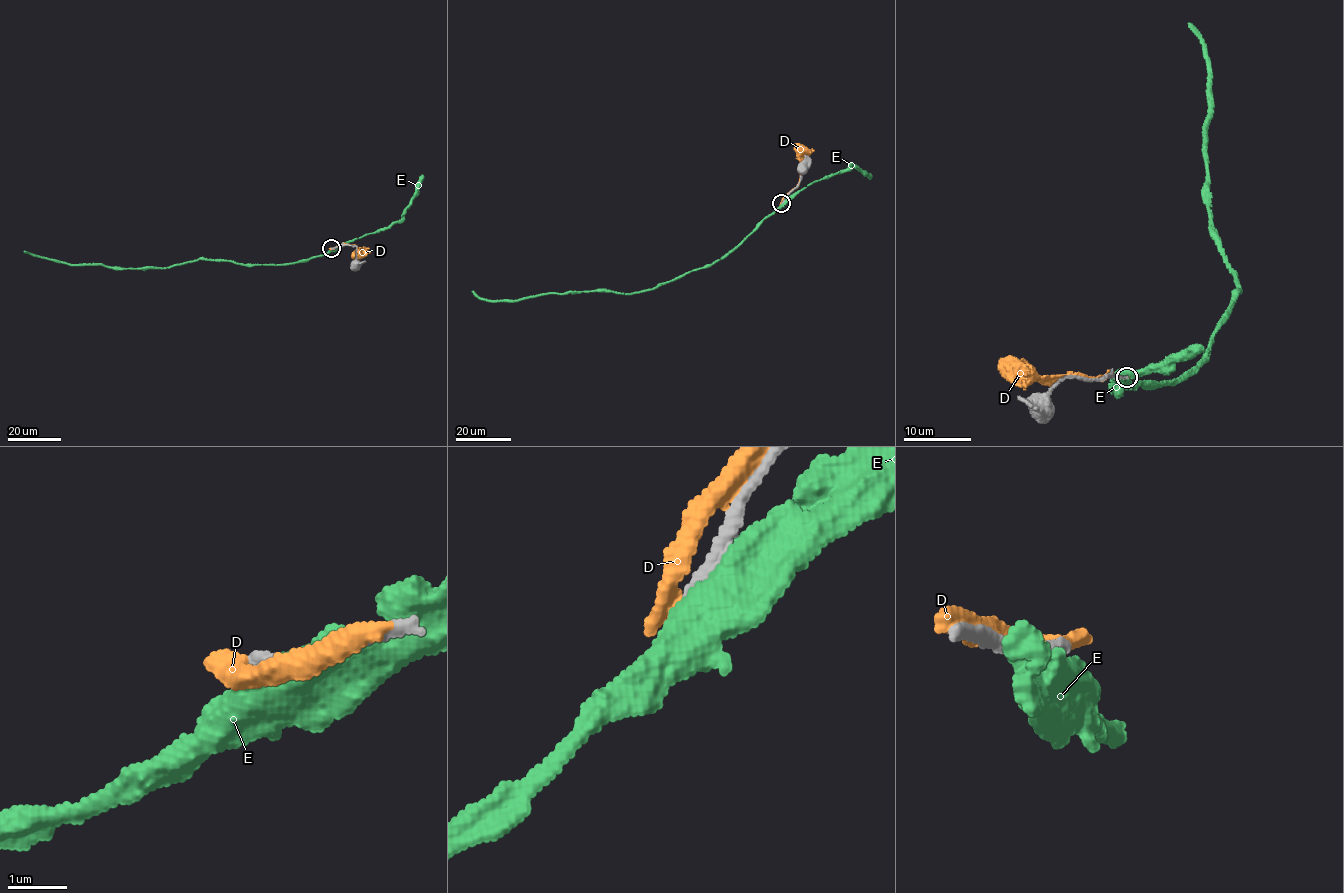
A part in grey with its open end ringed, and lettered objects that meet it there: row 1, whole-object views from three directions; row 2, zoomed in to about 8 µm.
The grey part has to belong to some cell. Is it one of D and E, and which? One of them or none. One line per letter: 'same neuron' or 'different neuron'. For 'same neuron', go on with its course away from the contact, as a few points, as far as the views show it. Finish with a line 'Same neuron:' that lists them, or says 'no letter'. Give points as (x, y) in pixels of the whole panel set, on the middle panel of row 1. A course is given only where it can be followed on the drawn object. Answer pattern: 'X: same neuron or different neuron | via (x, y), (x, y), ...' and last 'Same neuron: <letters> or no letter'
D: different neuron
E: different neuron
Same neuron: no letter

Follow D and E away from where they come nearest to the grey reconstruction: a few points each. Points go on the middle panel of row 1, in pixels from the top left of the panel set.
D: (782, 202), (797, 186), (802, 173), (803, 155), (800, 151)
E: (783, 202), (720, 259), (653, 288), (630, 293), (553, 293), (499, 301), (478, 298), (471, 291)

